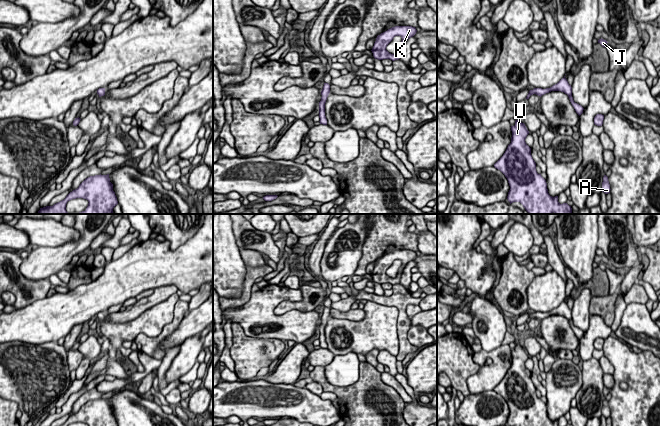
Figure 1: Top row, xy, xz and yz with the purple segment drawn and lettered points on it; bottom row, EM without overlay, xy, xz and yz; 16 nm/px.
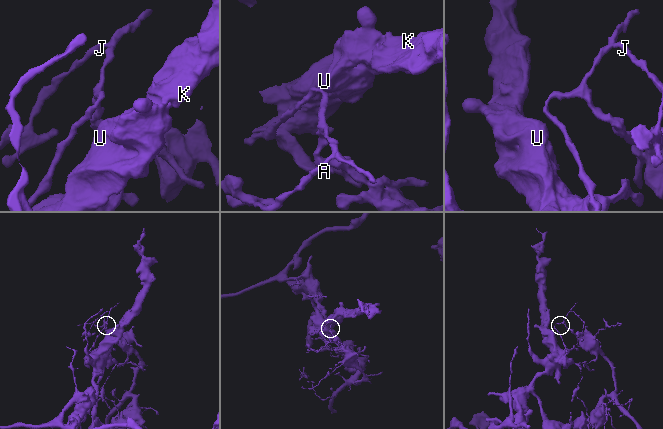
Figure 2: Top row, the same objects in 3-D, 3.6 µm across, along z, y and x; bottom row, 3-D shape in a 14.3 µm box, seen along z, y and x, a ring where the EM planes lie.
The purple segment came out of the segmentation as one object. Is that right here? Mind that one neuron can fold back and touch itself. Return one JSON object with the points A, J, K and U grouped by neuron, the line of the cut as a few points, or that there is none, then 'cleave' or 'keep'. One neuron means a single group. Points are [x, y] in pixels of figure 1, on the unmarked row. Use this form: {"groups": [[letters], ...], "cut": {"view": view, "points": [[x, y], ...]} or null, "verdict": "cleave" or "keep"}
{"groups": [["A", "K", "U"], ["J"]], "cut": {"view": "xz", "points": [[327, 318], [322, 319]]}, "verdict": "cleave"}

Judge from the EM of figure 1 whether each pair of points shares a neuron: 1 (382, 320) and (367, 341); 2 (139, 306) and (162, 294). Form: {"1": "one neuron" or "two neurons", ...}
{"1": "one neuron", "2": "one neuron"}

